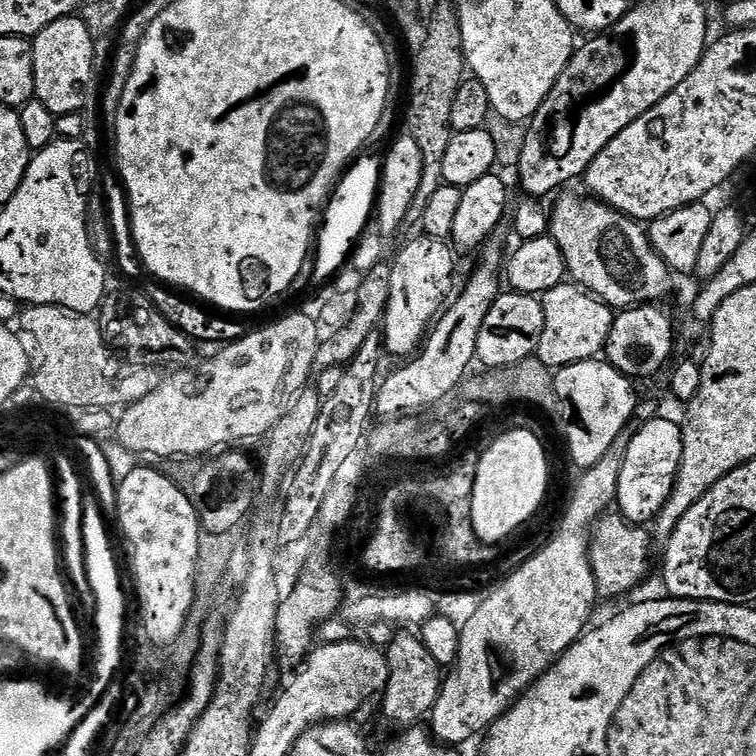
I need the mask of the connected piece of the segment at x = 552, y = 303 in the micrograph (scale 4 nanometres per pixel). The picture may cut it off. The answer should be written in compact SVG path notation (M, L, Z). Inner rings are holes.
M565 282L543 293L542 303L544 325L535 359L542 361L547 368L562 370L568 364L580 366L583 360L592 360L607 349L614 312L597 296L584 291L575 282Z

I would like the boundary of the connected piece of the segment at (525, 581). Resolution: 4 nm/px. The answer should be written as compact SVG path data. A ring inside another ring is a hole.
M652 400L637 403L630 422L614 438L614 446L594 462L592 468L579 473L580 481L572 492L572 501L564 512L564 521L556 537L541 552L536 552L509 580L504 580L492 593L484 596L477 614L471 616L464 629L460 630L460 642L456 645L456 662L451 669L452 676L445 675L440 685L440 693L430 713L430 731L442 744L461 746L476 735L487 733L492 723L504 715L532 685L559 660L567 648L575 644L589 627L592 607L598 601L596 579L592 573L592 563L588 557L590 529L601 516L615 505L618 478L622 474L622 462L626 462L626 450L634 434L646 422L657 419L656 404Z

